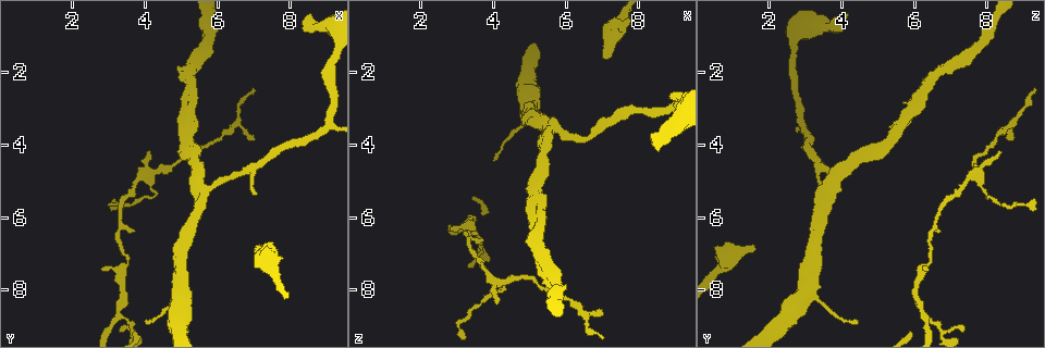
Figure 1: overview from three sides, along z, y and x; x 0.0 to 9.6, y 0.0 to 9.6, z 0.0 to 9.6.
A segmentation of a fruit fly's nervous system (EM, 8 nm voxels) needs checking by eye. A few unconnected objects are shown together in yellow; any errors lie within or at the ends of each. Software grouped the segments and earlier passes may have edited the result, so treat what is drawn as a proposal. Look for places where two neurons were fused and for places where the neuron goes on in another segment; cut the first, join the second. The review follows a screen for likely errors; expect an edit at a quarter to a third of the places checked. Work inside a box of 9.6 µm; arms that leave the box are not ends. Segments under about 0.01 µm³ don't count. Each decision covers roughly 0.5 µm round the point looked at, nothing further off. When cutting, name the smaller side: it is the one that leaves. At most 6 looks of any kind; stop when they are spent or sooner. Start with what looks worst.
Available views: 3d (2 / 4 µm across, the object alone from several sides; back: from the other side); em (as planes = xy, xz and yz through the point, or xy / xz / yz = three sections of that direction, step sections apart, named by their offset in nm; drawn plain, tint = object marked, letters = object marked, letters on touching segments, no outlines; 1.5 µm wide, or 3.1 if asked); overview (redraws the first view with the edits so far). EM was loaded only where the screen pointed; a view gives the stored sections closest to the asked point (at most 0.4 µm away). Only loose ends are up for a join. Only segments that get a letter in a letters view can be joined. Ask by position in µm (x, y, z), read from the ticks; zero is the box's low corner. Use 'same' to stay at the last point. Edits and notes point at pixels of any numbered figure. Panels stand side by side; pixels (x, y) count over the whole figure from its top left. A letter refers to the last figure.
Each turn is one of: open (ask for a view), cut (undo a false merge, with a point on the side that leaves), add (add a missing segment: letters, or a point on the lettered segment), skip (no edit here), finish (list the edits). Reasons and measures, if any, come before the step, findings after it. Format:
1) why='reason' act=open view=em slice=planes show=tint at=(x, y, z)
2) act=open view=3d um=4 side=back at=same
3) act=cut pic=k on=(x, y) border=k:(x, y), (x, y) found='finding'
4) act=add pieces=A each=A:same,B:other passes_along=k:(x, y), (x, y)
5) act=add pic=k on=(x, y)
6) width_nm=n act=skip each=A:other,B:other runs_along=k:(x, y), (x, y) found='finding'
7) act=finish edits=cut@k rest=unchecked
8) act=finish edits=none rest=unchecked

why='an open end' act=open view=em slice=planes show=letters at=(4.10, 4.15, 8.40)

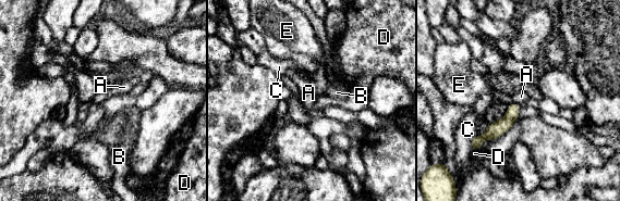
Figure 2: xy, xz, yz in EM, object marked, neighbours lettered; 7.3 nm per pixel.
width_nm=100 act=skip each=A:other,B:other,C:other,D:other,E:other border=2:(519, 103), (509, 103), (507, 105) found='no lettered segment goes on from it'

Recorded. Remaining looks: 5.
act=open view=em um=3.1 slice=planes show=letters at=(6.95, 3.90, 8.55)

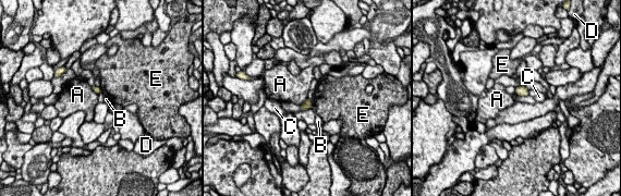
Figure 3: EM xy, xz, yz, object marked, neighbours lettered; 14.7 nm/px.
act=skip each=A:other,B:other,C:other,D:other,E:other border=3:(90, 87), (97, 95) found='no lettered segment goes on from it'

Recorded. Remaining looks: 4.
why='abrupt turn' act=open view=em slice=xz step=8 show=letters at=(9.00, 3.40, 2.95)

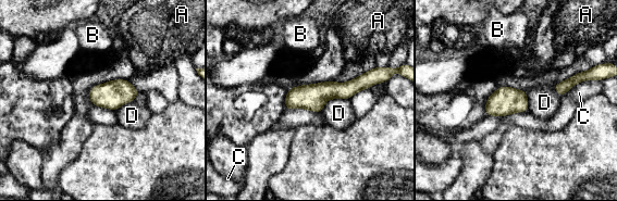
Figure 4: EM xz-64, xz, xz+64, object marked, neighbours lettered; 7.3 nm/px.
longest_contact=D:280nm act=skip each=A:other,B:other,C:other,D:other border=4:(585, 71), (558, 82), (553, 90) found='continuous, no second neuron'

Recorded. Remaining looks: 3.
act=finish edits=none rest=unchecked

